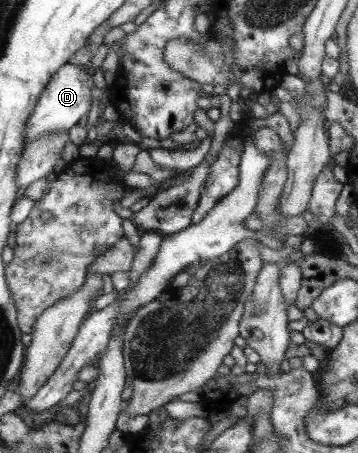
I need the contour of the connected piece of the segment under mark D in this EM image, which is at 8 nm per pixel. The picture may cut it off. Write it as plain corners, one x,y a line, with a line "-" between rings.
68,62
53,75
49,86
37,101
34,114
30,115
29,130
26,130
25,142
32,138
40,138
44,134
52,134
52,132
66,132
72,126
76,126
82,116
86,116
86,112
90,110
90,104
92,104
90,90
97,85
96,82
92,82
90,74
86,74
86,71
88,70
83,66

